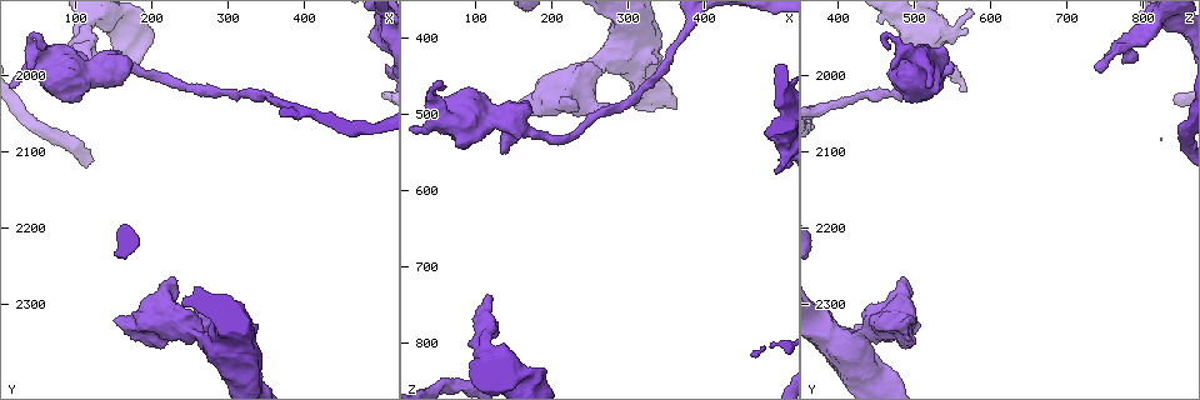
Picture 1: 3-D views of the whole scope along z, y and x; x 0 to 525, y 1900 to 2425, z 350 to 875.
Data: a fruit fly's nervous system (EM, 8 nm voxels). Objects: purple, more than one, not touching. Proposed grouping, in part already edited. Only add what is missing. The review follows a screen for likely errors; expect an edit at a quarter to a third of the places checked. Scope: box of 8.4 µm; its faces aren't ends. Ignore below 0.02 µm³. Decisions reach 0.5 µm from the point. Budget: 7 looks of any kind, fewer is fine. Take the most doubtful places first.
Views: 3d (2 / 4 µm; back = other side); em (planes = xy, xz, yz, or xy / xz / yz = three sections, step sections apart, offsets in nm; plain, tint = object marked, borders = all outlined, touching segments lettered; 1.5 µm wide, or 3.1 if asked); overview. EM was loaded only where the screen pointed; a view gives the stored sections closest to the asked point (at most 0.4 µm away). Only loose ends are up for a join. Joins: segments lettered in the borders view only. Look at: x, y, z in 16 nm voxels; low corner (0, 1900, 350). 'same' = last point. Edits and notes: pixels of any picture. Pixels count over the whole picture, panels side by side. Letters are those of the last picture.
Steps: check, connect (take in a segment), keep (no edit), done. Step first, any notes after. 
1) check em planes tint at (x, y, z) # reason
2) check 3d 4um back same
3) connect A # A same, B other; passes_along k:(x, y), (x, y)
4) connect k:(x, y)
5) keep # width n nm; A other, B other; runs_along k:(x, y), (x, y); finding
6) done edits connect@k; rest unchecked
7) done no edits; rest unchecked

check 3d 4um at (120, 1995, 740) # branch stops here

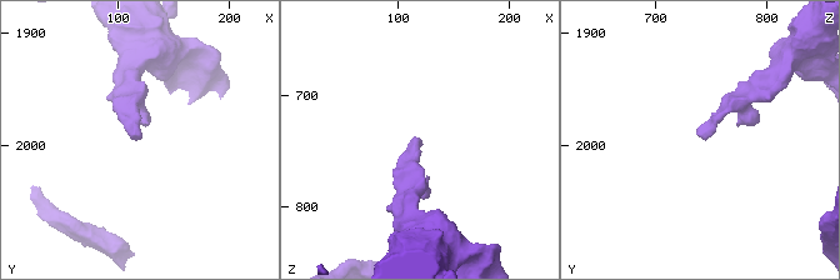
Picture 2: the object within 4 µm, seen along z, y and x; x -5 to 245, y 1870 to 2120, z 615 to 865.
check em xy step 4 tint at (120, 1996, 740)

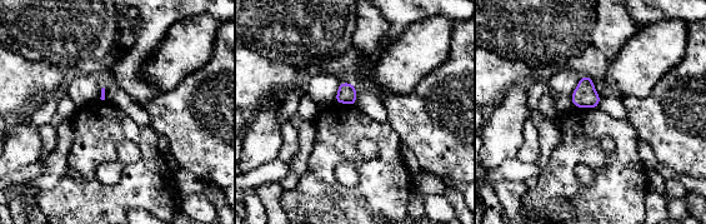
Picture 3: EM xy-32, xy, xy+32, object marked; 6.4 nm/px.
check em planes borders same # another direction

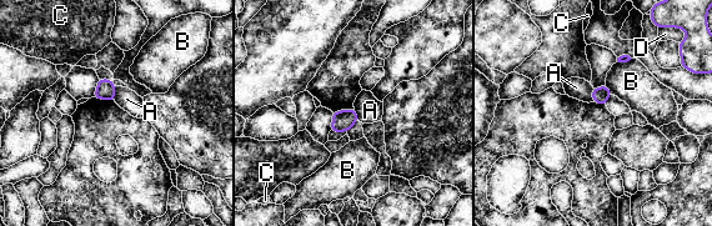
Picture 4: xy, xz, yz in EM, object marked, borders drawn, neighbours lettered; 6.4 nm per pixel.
keep # A other, B other, C other, D other; border 4:(114, 85), (115, 100); no lettered segment goes on from it

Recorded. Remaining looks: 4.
check 3d 2um at (55, 1955, 455) # branch stops here

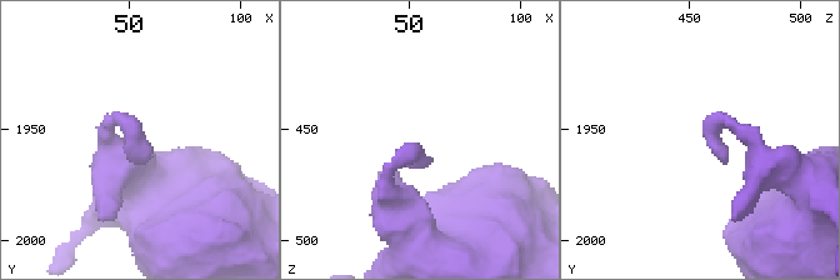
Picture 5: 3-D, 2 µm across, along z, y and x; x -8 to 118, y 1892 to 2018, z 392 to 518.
check em xz step 4 tint at (53, 1953, 457)

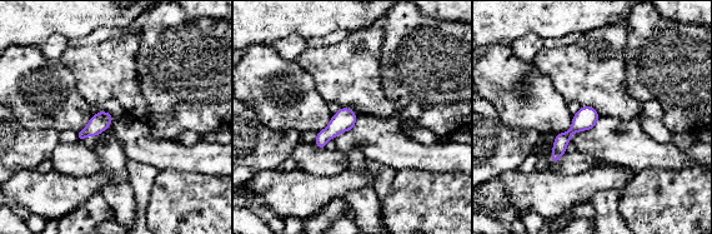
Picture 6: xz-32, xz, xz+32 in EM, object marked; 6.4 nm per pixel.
check em planes borders same

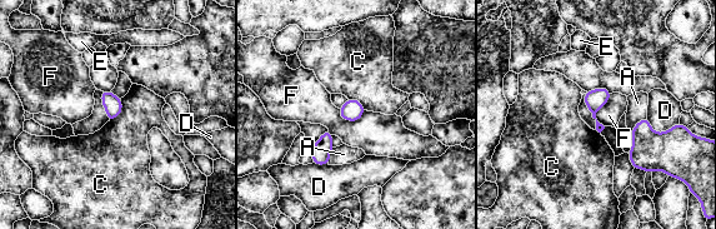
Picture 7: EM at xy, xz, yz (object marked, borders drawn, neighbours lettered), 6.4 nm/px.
keep # A other, C other, D other, E other, F other; none of them fits

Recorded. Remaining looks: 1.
done no edits; rest unchecked

